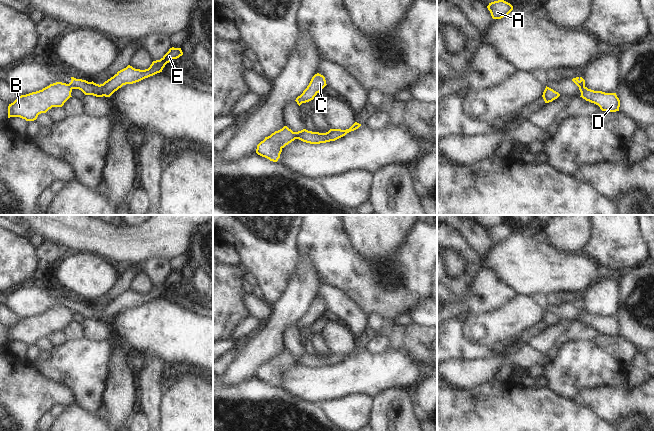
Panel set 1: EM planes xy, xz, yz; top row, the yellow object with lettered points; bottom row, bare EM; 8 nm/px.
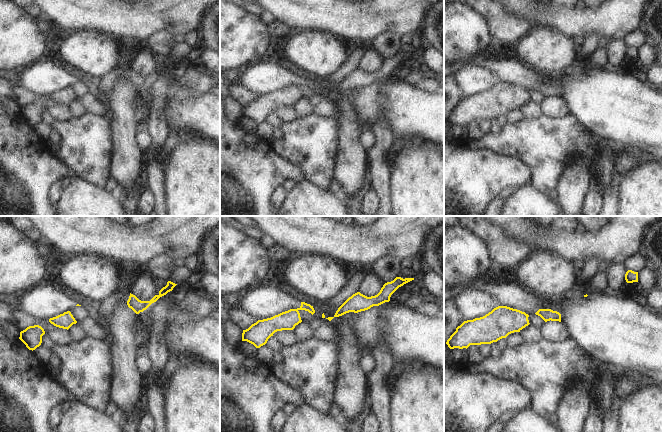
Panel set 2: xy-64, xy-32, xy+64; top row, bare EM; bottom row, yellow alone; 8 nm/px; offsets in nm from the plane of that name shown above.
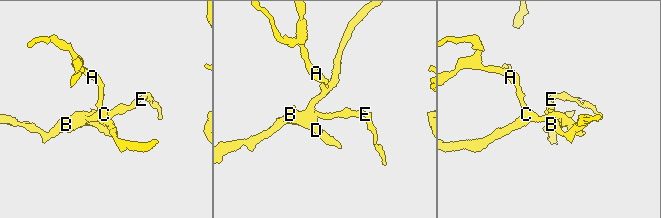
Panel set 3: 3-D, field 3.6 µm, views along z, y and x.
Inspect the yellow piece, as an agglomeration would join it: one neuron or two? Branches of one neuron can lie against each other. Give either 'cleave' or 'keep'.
cleave

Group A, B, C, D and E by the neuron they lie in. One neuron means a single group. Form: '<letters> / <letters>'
A B C D / E

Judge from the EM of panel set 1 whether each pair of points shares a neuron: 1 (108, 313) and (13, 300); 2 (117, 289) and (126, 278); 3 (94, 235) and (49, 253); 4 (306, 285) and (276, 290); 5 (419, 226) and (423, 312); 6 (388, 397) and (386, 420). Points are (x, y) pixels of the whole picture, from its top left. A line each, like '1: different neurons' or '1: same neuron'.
1: same neuron
2: same neuron
3: different neurons
4: different neurons
5: different neurons
6: same neuron

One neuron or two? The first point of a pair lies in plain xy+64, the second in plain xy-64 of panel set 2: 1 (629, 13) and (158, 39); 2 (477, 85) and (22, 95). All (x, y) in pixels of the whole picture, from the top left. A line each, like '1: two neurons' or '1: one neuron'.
1: two neurons
2: two neurons

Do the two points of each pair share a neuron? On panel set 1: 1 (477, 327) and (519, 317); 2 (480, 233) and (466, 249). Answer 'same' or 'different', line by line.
1: same
2: different

